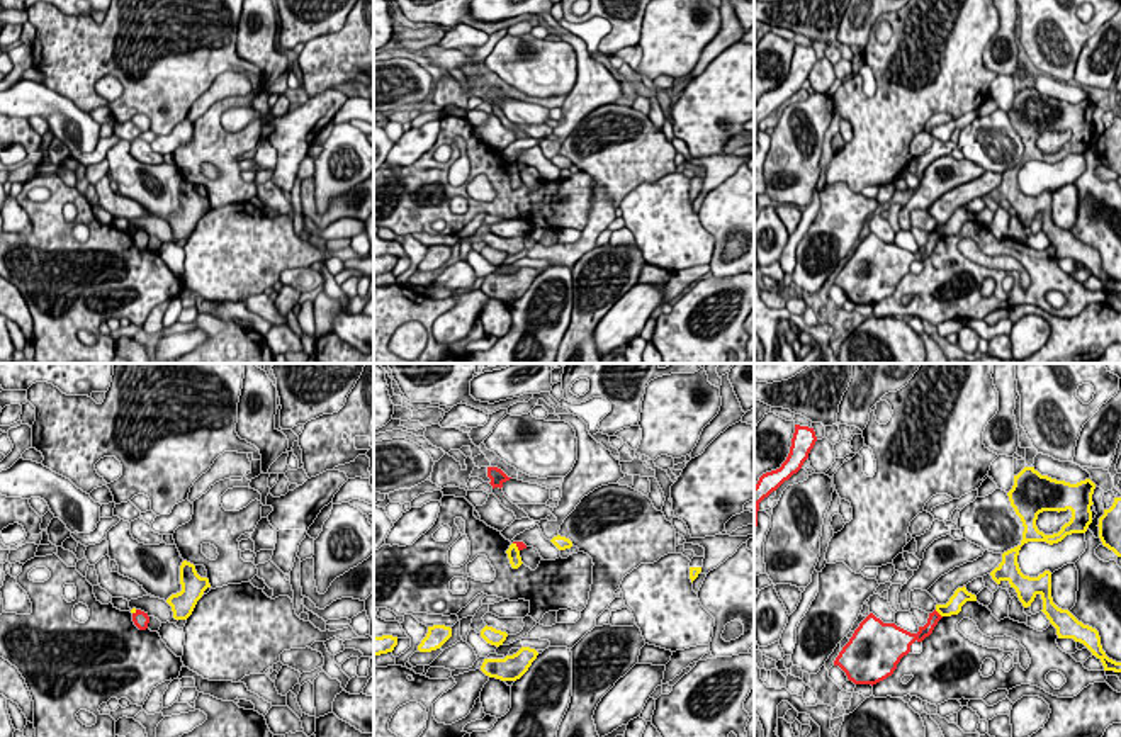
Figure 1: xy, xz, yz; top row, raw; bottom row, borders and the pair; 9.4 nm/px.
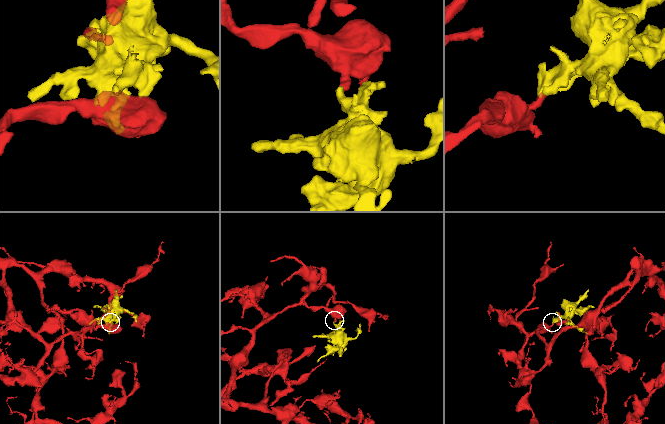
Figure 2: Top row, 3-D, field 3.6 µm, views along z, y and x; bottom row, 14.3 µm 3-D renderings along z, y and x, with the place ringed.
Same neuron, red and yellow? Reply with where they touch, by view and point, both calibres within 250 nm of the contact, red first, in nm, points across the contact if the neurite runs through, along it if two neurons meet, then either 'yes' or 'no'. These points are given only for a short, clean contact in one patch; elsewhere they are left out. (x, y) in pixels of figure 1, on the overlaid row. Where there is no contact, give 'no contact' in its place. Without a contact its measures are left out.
contact yz (938, 613); calibres 120 and 160 nm; border yz (935, 610), (941, 617); no

